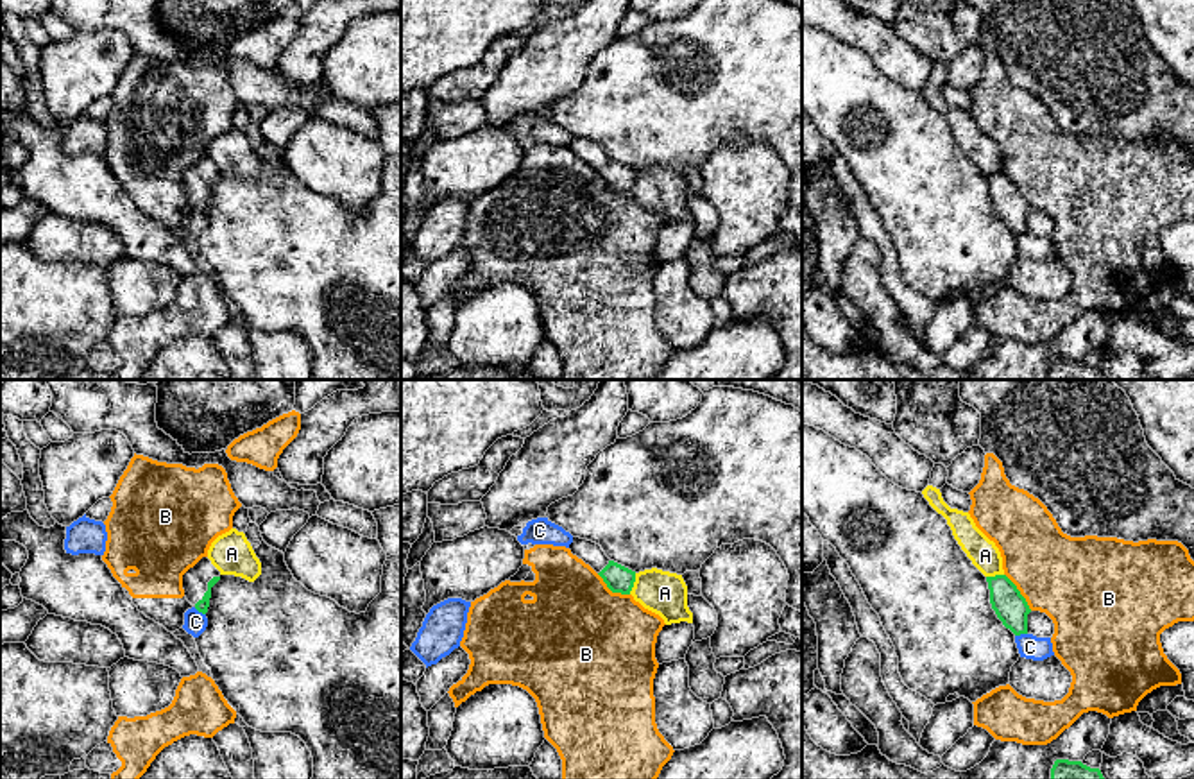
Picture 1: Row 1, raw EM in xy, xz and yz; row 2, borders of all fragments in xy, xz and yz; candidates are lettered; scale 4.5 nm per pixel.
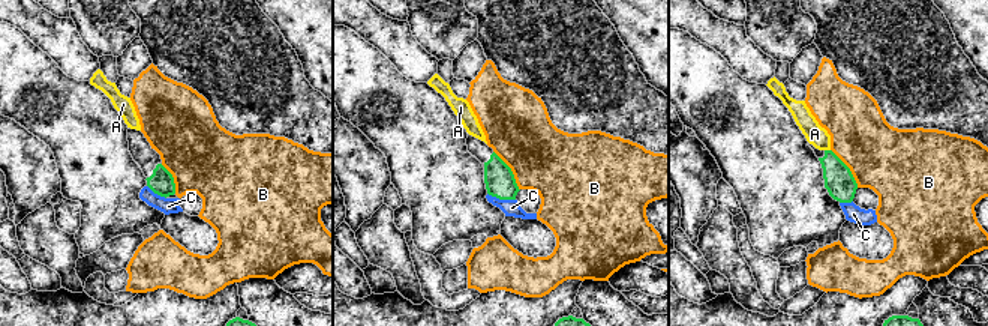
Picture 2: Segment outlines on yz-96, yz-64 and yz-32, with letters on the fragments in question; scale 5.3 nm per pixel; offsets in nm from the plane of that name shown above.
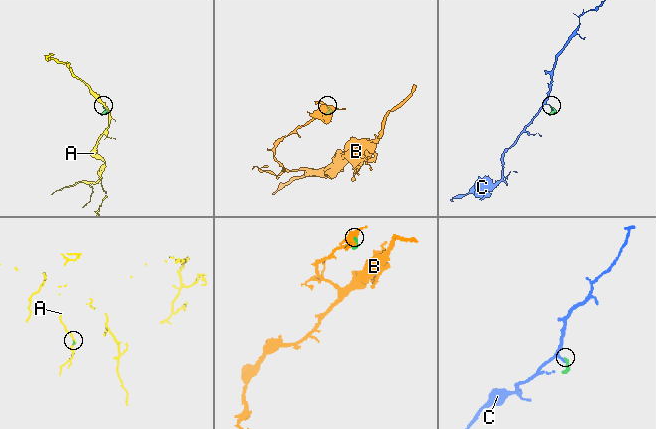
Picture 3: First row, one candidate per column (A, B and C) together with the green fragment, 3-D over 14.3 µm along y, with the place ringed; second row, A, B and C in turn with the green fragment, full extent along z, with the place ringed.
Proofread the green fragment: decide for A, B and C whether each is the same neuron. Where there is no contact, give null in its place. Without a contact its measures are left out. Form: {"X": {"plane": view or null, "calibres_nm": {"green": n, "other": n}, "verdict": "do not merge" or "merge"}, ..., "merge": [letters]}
{"A": {"plane": "xz", "calibres_nm": {"green": 120, "other": 200}, "verdict": "do not merge"}, "B": {"plane": "xz", "calibres_nm": {"green": 120, "other": 500}, "verdict": "do not merge"}, "C": {"plane": "yz", "calibres_nm": {"green": 150, "other": 110}, "verdict": "do not merge"}, "merge": []}

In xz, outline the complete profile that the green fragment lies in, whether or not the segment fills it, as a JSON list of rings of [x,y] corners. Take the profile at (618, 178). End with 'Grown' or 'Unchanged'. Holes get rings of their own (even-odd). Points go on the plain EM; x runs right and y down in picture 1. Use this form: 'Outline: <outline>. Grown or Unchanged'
Outline: [[[573,136],[569,149],[573,154],[589,163],[612,192],[630,193],[635,181],[635,170],[610,159],[600,143]]]. Grown

